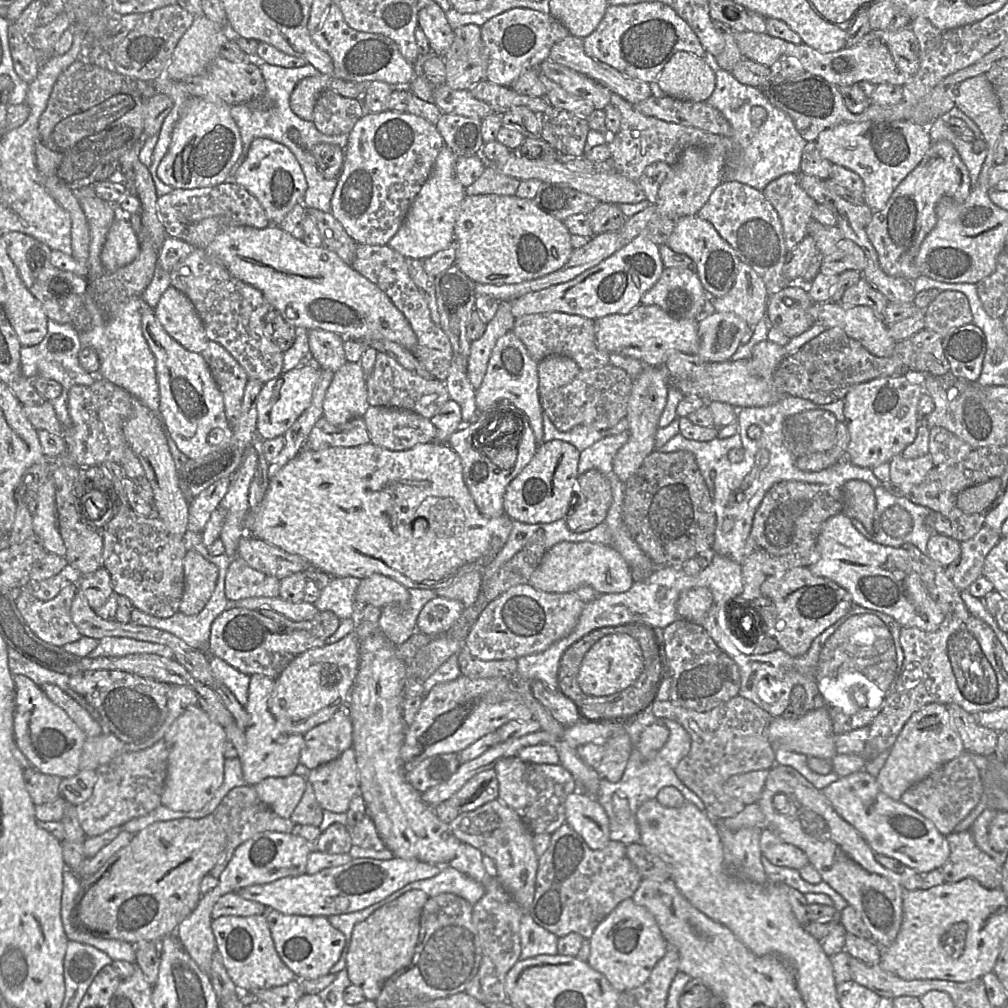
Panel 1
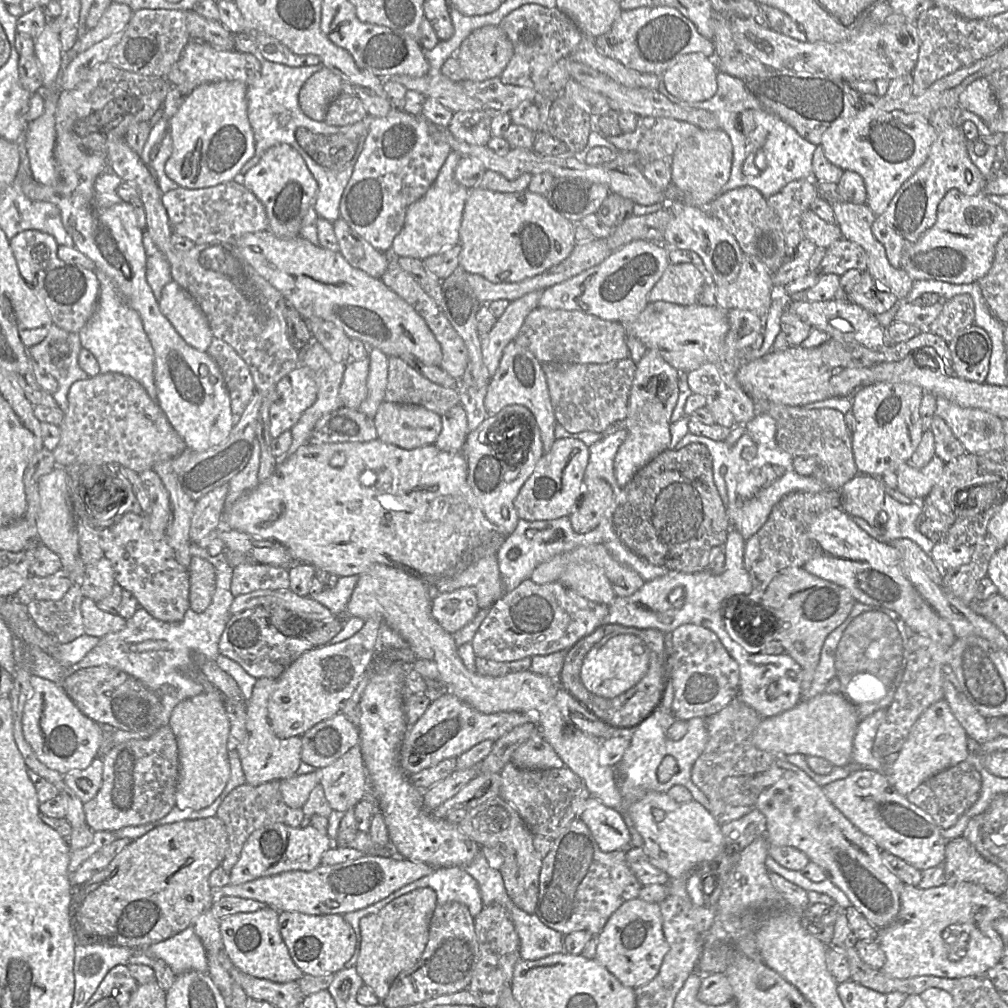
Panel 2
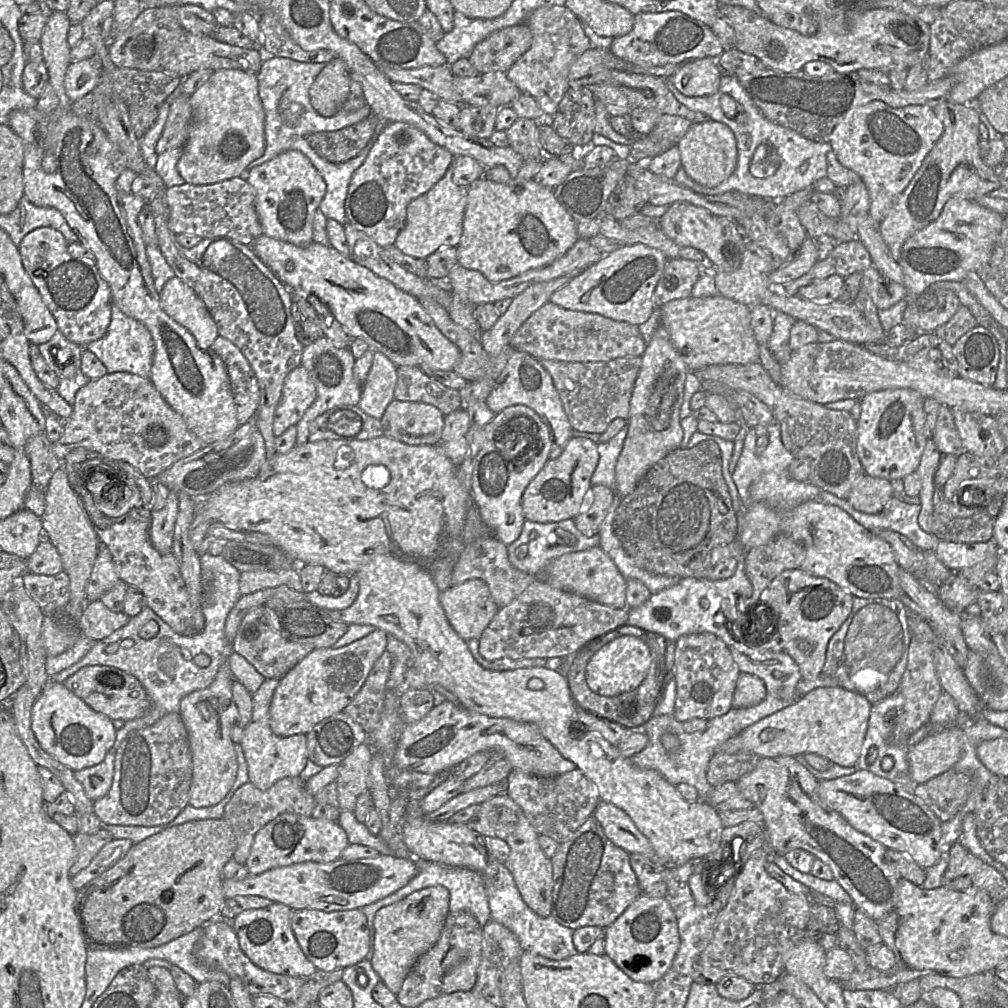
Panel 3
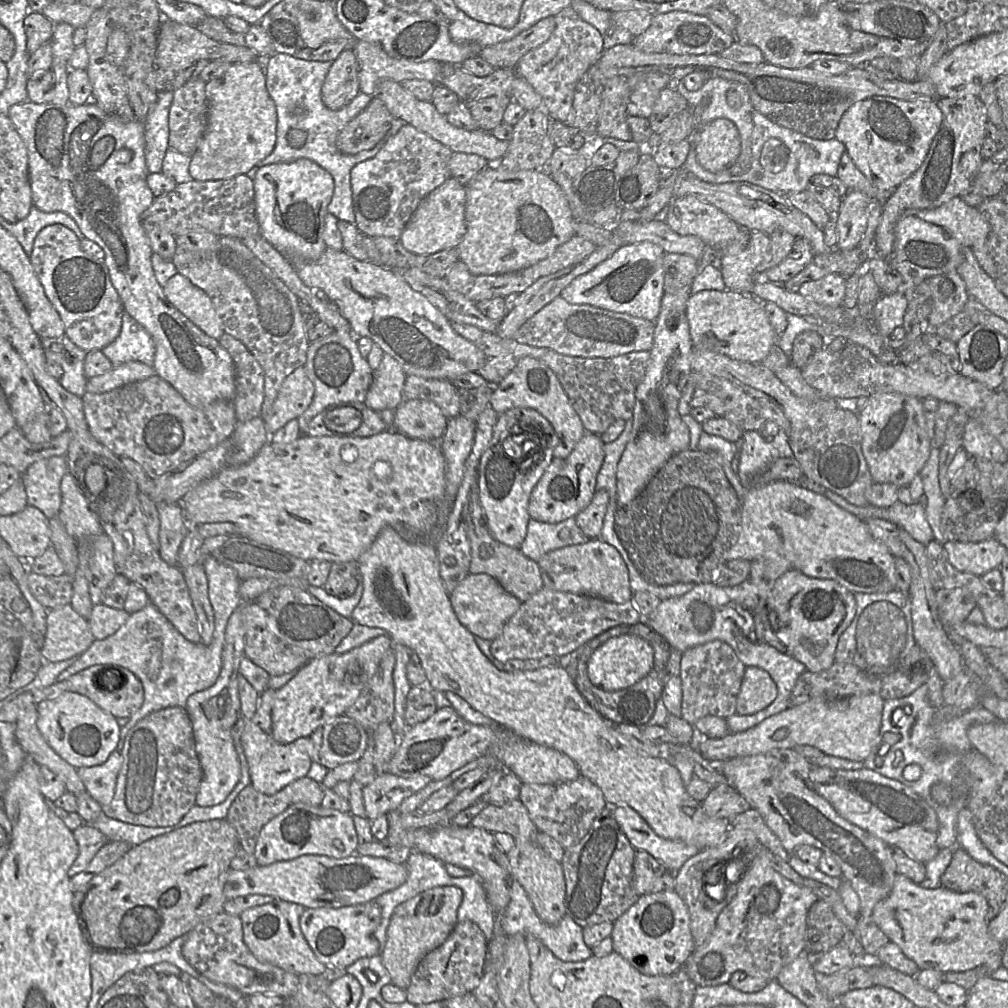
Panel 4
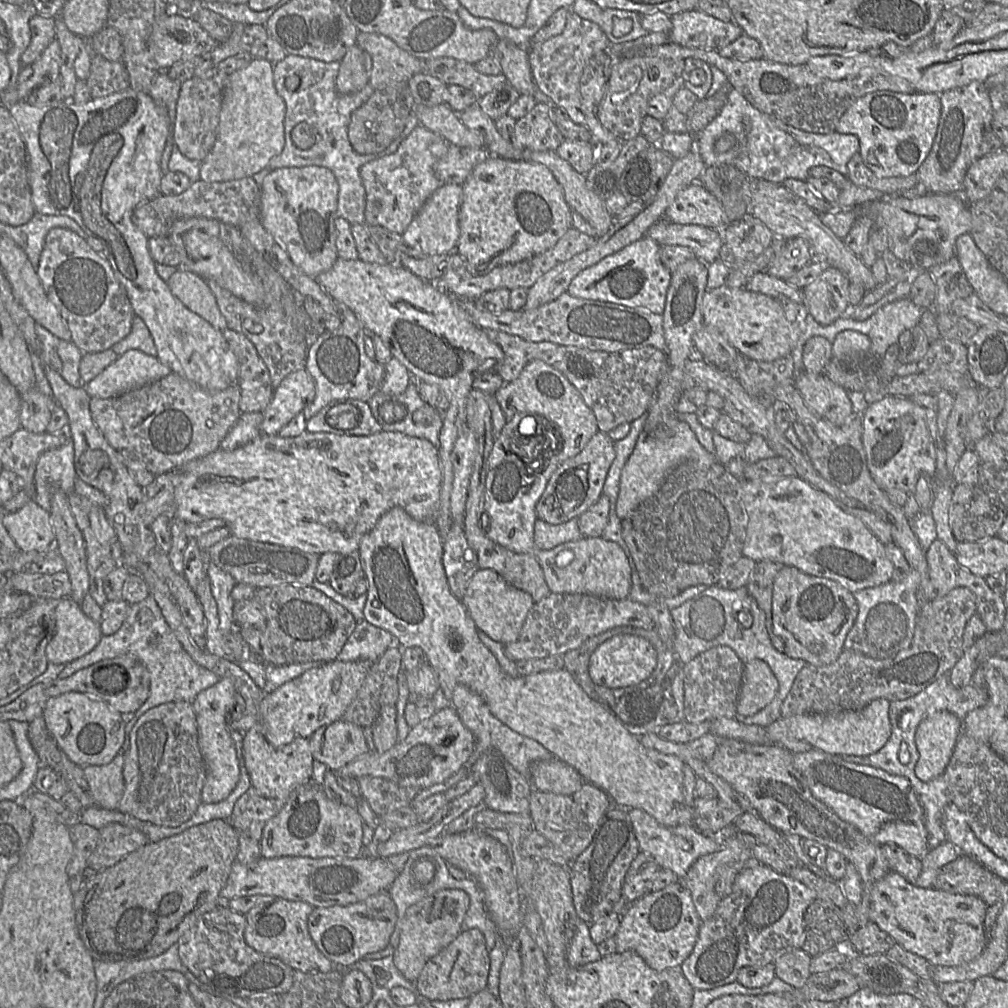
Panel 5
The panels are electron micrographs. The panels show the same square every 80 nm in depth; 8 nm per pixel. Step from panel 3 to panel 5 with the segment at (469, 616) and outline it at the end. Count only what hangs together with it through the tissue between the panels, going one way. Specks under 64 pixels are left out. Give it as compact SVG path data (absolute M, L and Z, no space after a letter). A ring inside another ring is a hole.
M492 569L478 570L474 574L461 602L478 630L505 645L518 639L527 615L535 604L530 594L510 585Z

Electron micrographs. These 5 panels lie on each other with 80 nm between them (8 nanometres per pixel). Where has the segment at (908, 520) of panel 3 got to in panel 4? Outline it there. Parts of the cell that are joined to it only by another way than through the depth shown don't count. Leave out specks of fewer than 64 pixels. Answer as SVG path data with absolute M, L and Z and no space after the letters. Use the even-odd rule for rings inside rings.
M825 490L821 495L862 521L870 518L889 521L905 530L914 540L925 547L934 540L933 531L926 519L924 506L920 503L906 505L898 500L890 507L859 507L828 490Z

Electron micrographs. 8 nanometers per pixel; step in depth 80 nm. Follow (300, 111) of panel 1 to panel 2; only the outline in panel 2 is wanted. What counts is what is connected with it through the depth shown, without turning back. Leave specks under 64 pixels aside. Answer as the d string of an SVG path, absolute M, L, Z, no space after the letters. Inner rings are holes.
M328 68L313 74L299 91L298 102L306 116L324 121L329 104L342 93L343 81Z

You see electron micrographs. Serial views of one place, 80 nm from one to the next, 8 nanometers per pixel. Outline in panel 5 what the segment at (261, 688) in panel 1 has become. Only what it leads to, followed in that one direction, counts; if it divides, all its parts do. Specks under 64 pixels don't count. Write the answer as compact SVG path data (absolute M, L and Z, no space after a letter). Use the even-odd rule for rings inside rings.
M260 723L243 733L243 757L252 787L267 799L287 800L300 786L308 784L312 775L310 740L297 738L290 744L275 748L266 740Z

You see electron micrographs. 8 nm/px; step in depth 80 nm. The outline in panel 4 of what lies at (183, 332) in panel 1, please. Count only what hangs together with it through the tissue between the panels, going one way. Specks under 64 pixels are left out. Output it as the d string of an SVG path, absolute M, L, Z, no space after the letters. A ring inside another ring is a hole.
M180 273L173 275L163 286L167 301L198 326L205 334L220 339L222 322L209 296Z

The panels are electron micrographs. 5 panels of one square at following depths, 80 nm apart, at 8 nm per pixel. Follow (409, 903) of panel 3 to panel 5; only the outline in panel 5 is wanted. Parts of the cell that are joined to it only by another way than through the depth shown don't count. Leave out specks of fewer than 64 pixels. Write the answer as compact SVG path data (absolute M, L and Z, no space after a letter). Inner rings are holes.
M444 889L407 909L399 944L392 954L396 968L407 980L416 982L426 963L458 936L469 903L469 895L462 889Z

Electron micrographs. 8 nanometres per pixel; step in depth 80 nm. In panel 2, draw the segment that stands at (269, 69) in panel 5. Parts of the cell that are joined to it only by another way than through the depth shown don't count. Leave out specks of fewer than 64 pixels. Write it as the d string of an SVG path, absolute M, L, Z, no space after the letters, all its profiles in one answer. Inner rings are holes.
M239 81L205 83L195 88L177 113L168 121L172 153L165 164L166 175L178 186L188 189L213 187L233 180L255 154L253 130L247 115L248 87Z

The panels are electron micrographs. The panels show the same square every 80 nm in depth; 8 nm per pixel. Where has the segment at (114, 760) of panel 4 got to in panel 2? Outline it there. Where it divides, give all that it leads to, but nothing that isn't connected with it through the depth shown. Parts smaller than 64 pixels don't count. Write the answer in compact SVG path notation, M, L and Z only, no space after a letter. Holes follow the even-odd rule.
M96 757L84 770L73 770L64 774L66 785L86 803L93 799L102 785L103 757Z

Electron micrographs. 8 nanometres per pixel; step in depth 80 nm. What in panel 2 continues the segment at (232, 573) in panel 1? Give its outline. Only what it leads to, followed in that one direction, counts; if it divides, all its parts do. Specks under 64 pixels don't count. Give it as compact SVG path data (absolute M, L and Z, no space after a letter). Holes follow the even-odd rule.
M243 563L233 568L231 593L234 597L257 590L280 590L290 587L289 568Z

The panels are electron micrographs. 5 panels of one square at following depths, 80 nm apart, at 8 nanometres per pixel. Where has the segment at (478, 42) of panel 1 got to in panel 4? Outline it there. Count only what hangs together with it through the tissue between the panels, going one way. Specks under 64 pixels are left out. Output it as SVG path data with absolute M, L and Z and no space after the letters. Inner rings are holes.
M548 16L508 41L482 48L479 57L495 69L514 69L524 54L549 39L555 26L554 16Z

